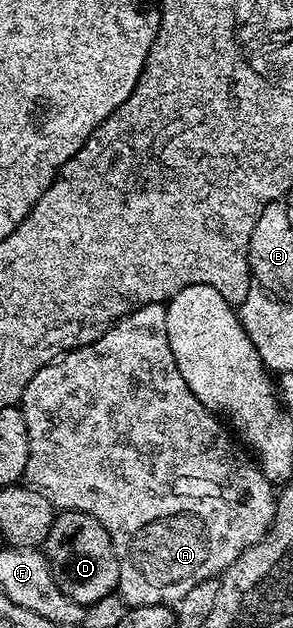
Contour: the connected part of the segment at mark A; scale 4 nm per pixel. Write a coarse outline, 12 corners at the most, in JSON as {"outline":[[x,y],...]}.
{"outline":[[163,304],[20,396],[23,484],[175,606],[277,490],[186,387]]}

